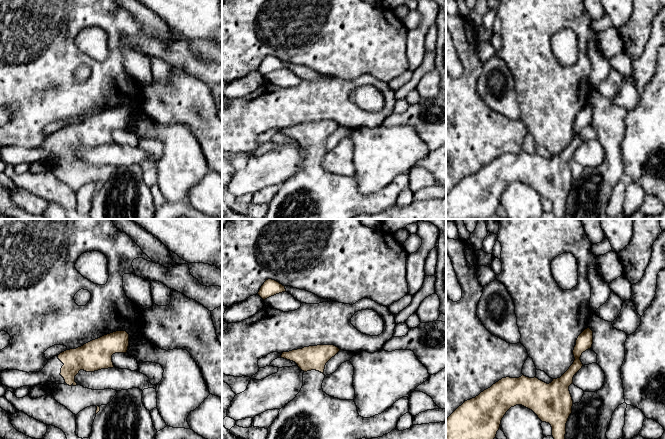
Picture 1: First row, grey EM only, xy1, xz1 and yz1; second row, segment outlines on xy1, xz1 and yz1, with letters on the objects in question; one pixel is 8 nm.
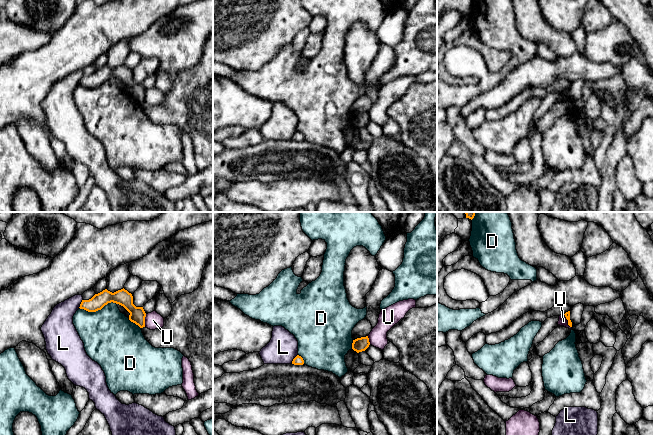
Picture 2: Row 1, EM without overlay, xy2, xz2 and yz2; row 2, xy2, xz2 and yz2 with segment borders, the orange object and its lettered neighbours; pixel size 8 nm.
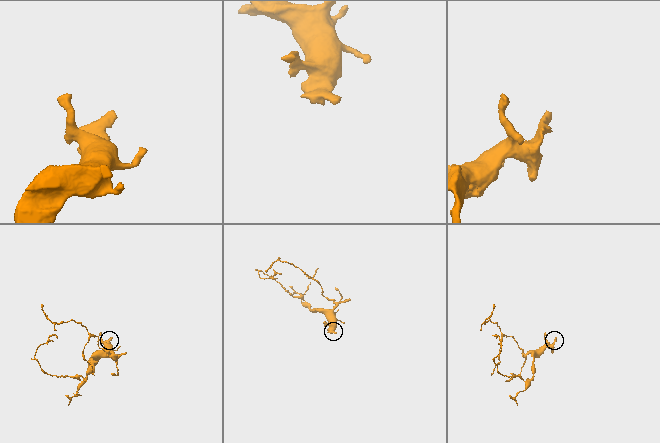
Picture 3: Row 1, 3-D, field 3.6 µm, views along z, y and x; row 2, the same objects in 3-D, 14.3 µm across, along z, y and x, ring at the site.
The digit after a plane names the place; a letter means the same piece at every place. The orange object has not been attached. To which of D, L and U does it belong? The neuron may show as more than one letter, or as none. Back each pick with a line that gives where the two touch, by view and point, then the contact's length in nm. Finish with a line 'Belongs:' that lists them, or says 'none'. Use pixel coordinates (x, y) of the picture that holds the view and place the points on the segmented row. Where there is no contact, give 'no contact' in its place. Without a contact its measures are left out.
Belongs: none

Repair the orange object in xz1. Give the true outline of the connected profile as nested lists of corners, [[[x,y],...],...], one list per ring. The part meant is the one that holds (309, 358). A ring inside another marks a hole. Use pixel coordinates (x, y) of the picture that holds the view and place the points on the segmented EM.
[[[317,345],[282,353],[281,358],[295,362],[304,372],[303,386],[292,401],[279,409],[266,439],[372,439],[396,429],[398,420],[409,413],[408,397],[400,398],[381,414],[363,418],[358,414],[354,400],[340,400],[323,391],[325,365],[339,351],[334,345]]]

